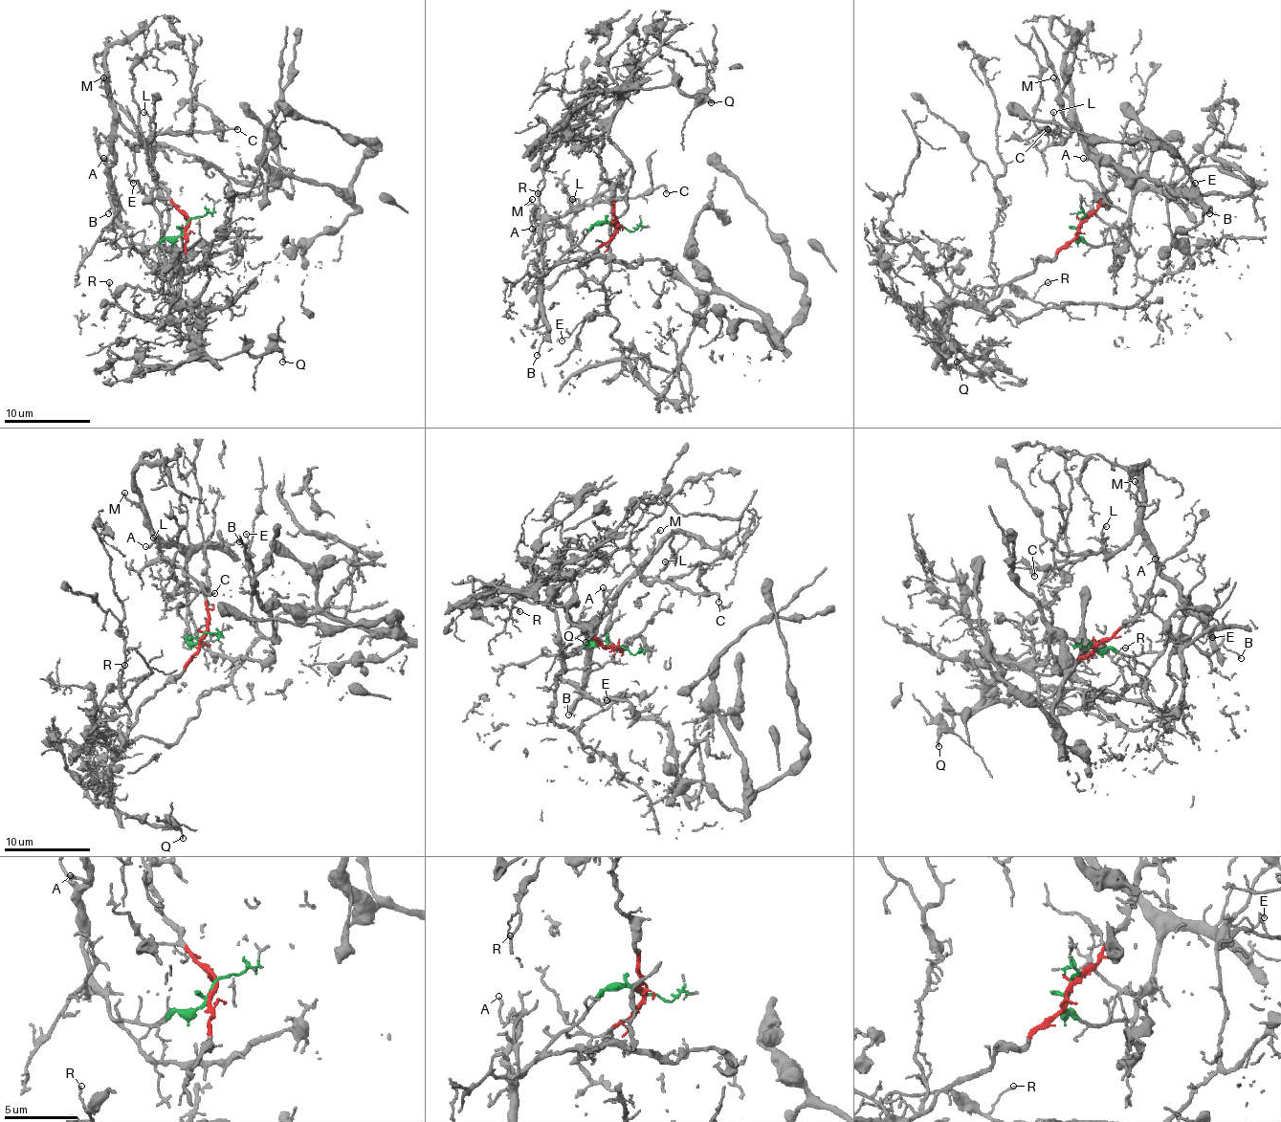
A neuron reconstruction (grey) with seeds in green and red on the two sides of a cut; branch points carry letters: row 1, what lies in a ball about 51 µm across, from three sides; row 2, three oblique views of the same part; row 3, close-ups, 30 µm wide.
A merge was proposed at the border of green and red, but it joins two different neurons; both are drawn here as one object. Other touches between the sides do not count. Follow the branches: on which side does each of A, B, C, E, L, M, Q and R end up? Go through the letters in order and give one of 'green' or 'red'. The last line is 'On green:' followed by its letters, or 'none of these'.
A: green
B: green
C: green
E: red
L: green
M: green
Q: red
R: red
On green: A, B, C, L, M

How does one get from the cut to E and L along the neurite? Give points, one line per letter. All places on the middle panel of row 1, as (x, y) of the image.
E: (615, 226), (600, 155), (608, 133), (632, 176), (628, 208), (610, 226), (607, 312), (589, 314), (562, 340)
L: (615, 226), (596, 226), (540, 277), (541, 226), (548, 219), (565, 215), (579, 200), (572, 200)

